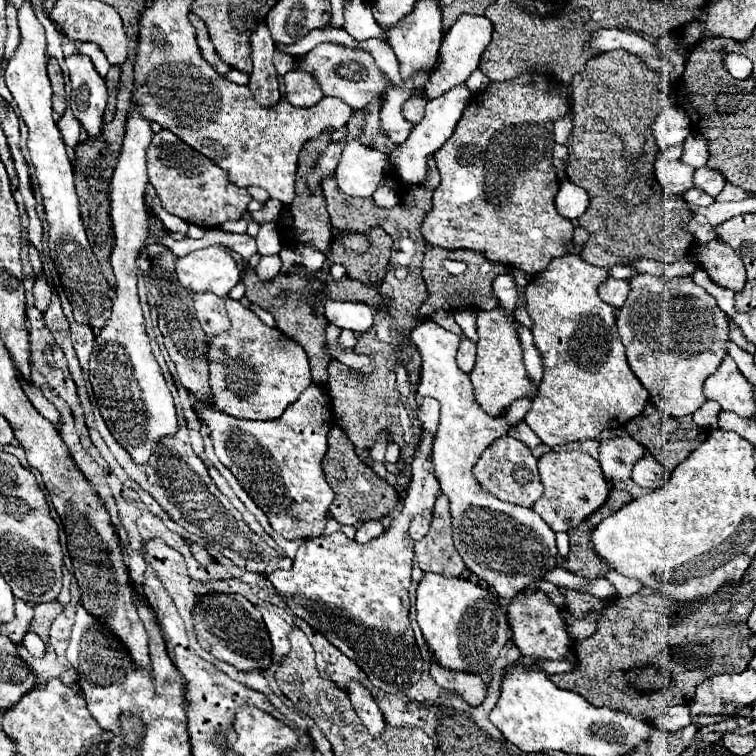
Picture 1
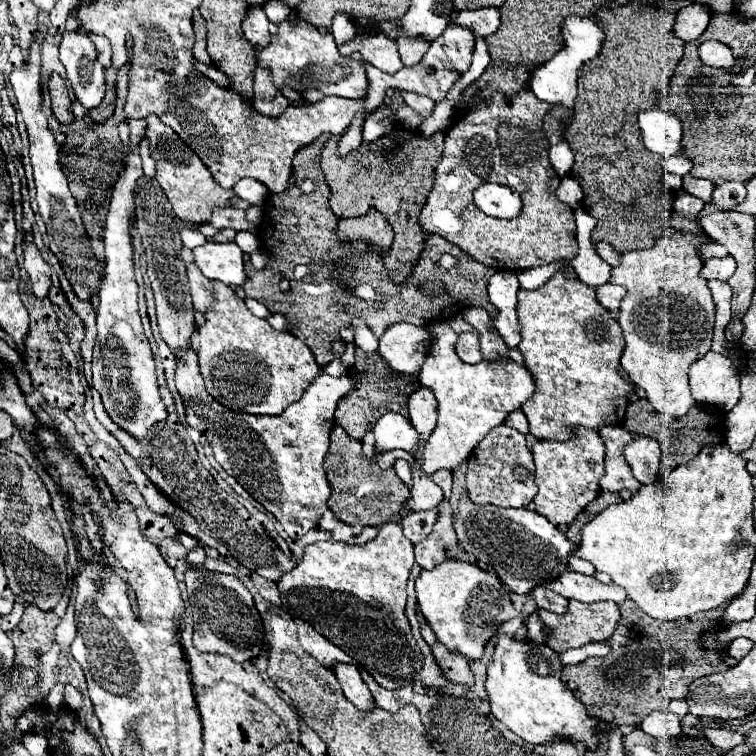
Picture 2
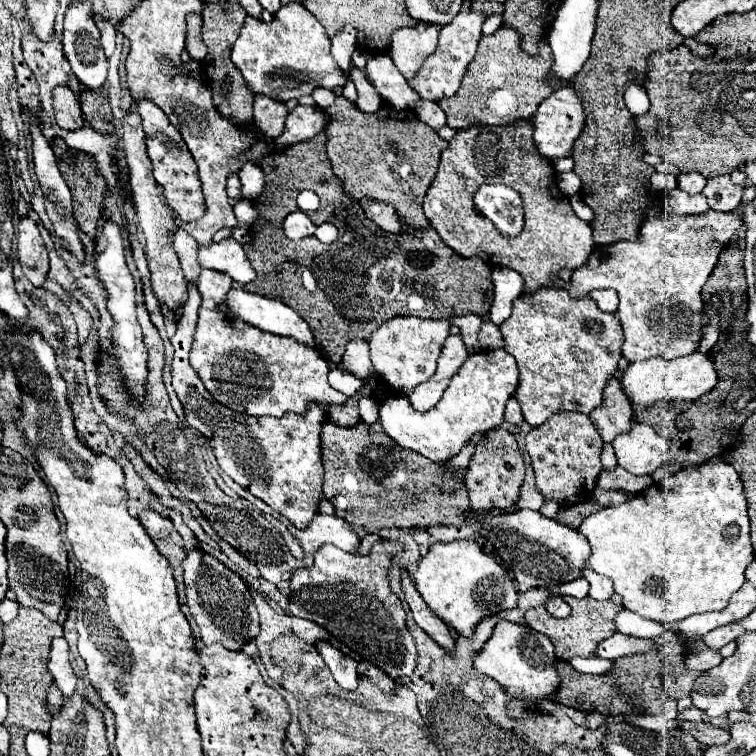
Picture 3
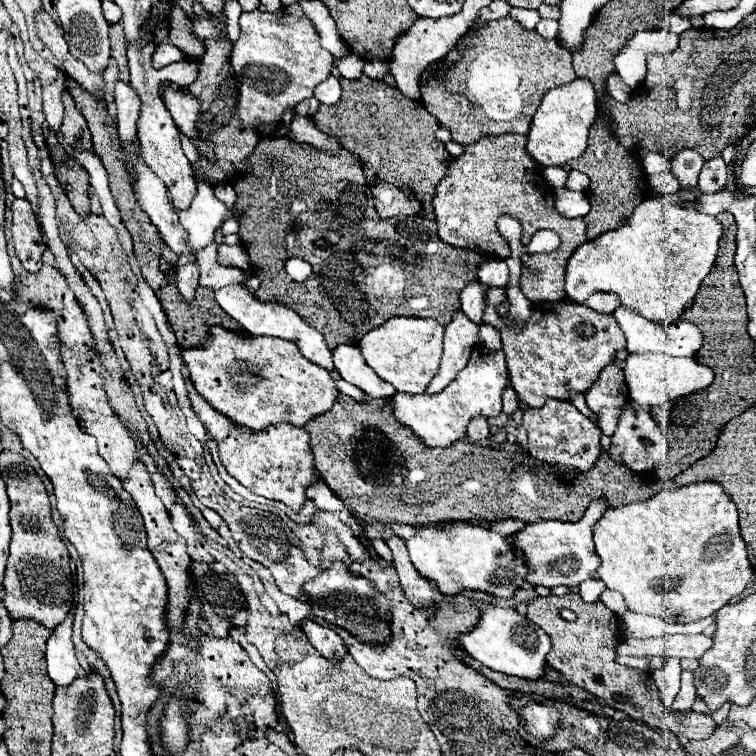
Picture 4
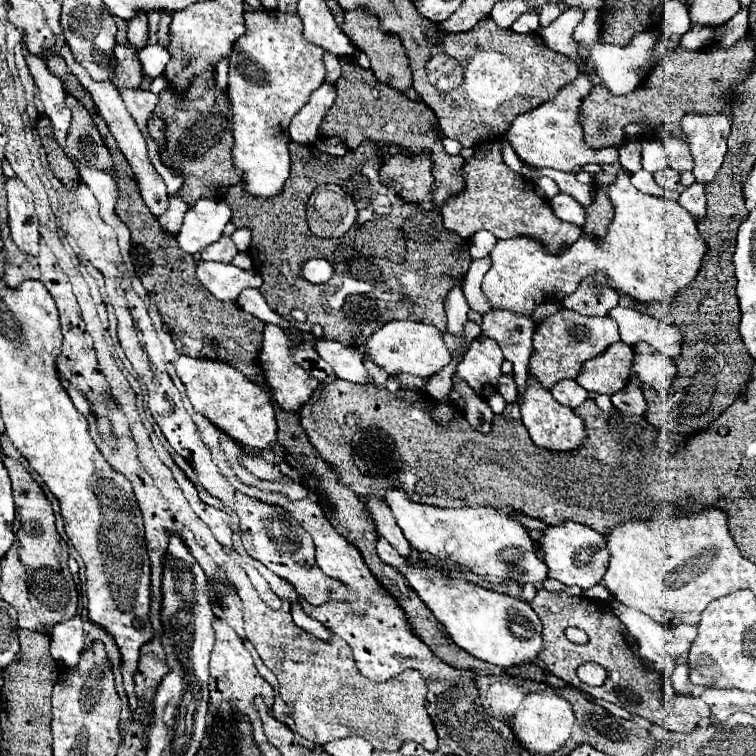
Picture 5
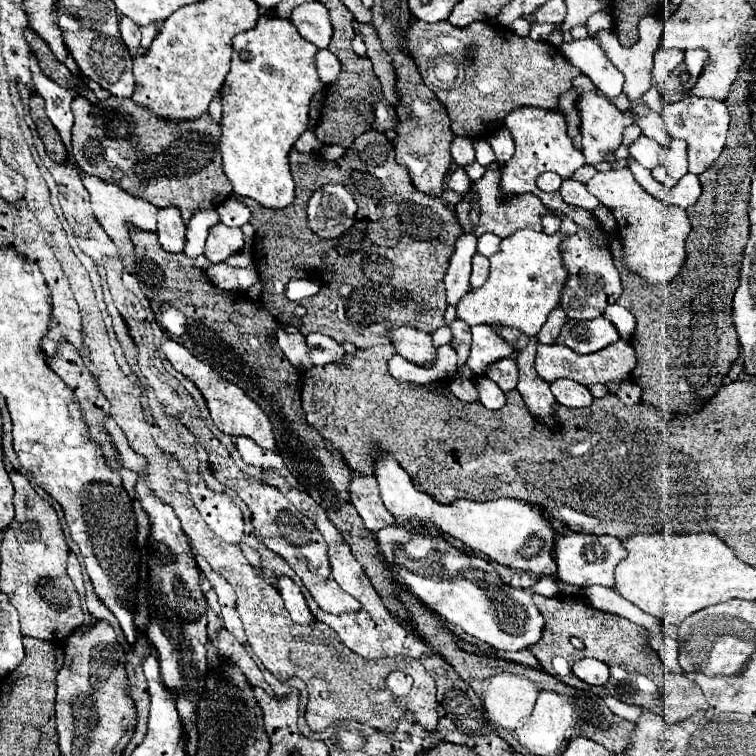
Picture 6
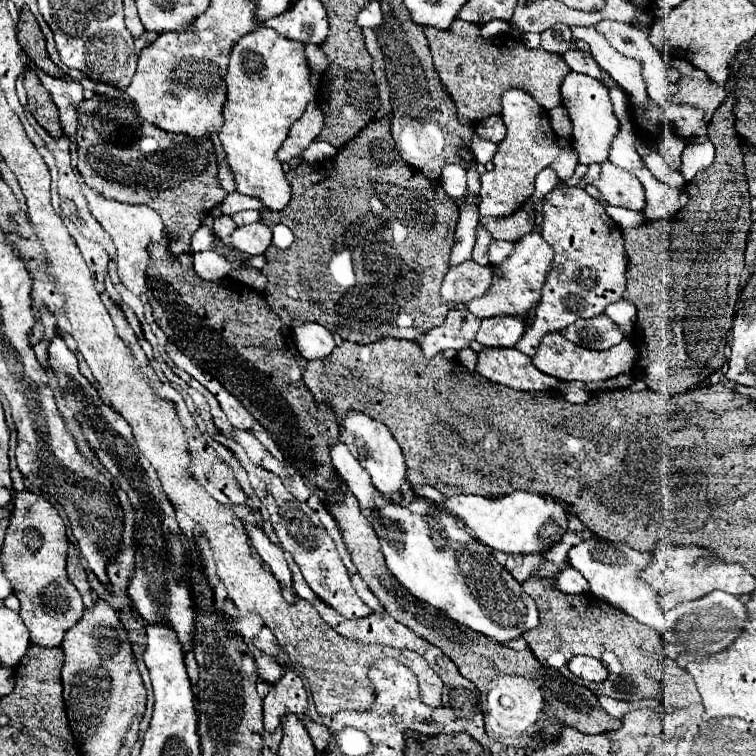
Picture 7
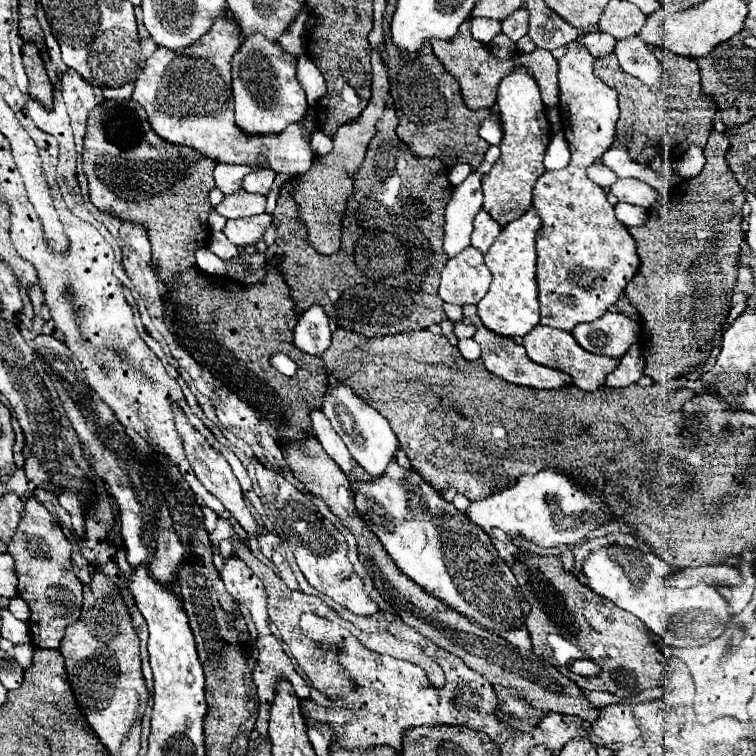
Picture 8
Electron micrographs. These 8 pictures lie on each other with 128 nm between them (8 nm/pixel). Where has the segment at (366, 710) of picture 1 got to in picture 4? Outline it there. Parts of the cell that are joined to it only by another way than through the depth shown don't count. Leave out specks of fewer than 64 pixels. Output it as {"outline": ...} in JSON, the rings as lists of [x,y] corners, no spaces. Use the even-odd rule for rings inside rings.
{"outline":[[[306,618],[302,622],[302,630],[308,636],[308,640],[312,642],[312,646],[328,660],[338,660],[342,658],[342,654],[346,652],[346,646],[342,642],[342,638],[336,638],[336,632],[332,628],[320,626],[314,620]]]}

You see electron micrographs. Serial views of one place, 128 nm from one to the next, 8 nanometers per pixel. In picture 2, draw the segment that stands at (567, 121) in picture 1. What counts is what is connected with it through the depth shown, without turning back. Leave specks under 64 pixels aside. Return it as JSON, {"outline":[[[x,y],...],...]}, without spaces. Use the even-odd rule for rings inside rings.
{"outline":[[[572,14],[566,16],[566,20],[562,22],[562,48],[560,52],[556,52],[548,62],[540,64],[534,72],[532,72],[532,80],[530,80],[530,88],[534,92],[536,98],[550,102],[550,104],[564,104],[570,110],[572,116],[572,106],[574,106],[574,98],[576,98],[576,78],[578,78],[578,68],[586,62],[592,60],[594,56],[598,56],[600,48],[602,48],[602,40],[604,40],[604,32],[602,28],[588,16],[580,16],[580,14]]]}

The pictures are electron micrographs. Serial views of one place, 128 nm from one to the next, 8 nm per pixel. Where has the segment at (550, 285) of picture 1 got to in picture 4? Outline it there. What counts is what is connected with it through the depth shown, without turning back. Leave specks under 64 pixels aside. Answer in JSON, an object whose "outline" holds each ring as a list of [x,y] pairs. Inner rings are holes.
{"outline":[[[490,286],[487,287],[486,296],[488,306],[482,322],[500,332],[512,388],[516,390],[520,402],[524,402],[528,408],[538,408],[548,398],[568,400],[572,390],[588,390],[598,378],[600,370],[614,360],[614,352],[626,348],[624,334],[612,314],[598,314],[580,304],[538,302],[534,304],[534,314],[526,326],[512,328],[496,311],[497,306],[506,300],[506,291]]]}

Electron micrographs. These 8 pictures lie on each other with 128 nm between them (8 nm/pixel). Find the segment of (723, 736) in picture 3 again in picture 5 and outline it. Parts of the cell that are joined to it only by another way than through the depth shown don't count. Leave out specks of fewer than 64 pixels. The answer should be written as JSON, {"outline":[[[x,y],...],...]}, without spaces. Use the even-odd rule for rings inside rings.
{"outline":[[[542,588],[542,590],[538,590],[538,594],[534,596],[534,600],[530,604],[544,626],[544,648],[542,648],[538,660],[546,666],[546,670],[550,670],[558,678],[562,678],[566,684],[570,684],[586,694],[592,694],[592,698],[602,698],[616,706],[622,706],[628,712],[634,712],[634,714],[646,718],[648,722],[662,724],[666,730],[674,730],[674,732],[692,732],[702,716],[710,716],[708,704],[694,694],[678,694],[676,692],[674,698],[668,702],[662,698],[662,676],[658,674],[658,670],[654,670],[652,662],[642,660],[642,656],[638,654],[638,648],[632,646],[632,640],[626,634],[624,624],[612,612],[608,602],[588,600],[582,596],[570,598],[564,594],[552,594]],[[568,626],[576,626],[576,628],[584,630],[588,634],[588,644],[578,646],[578,644],[568,642],[568,638],[564,636]],[[582,662],[596,662],[606,668],[608,678],[602,688],[588,688],[588,684],[578,680],[576,668]]]}

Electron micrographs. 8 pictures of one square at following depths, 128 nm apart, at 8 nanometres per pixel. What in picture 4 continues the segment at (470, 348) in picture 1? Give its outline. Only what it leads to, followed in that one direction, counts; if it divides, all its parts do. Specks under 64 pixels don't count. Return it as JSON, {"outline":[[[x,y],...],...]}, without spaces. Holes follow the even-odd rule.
{"outline":[[[472,280],[460,294],[460,302],[462,302],[462,312],[474,320],[476,324],[482,324],[482,314],[486,310],[486,296],[484,296],[484,288],[478,280]]]}

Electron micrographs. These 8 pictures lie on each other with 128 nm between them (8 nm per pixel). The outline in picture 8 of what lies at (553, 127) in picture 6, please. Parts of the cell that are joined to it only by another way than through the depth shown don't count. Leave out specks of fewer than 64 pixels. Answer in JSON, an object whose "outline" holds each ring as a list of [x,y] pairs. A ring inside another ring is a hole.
{"outline":[[[516,66],[510,76],[502,78],[498,88],[498,106],[504,124],[504,138],[500,144],[500,158],[492,166],[490,174],[482,180],[484,190],[484,210],[500,224],[508,224],[520,218],[528,208],[532,208],[532,188],[546,172],[542,160],[550,144],[550,122],[546,118],[546,106],[540,98],[538,84],[534,76],[524,66]]]}

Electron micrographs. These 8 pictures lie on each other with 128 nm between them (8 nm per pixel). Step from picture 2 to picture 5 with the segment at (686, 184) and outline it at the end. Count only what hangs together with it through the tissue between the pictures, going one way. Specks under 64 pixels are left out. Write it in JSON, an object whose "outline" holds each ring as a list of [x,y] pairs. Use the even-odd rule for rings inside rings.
{"outline":[[[662,136],[660,140],[662,140],[664,148],[666,148],[668,164],[670,164],[674,170],[678,170],[678,172],[682,172],[682,170],[692,170],[692,164],[694,164],[694,162],[692,162],[690,150],[688,150],[688,146],[686,146],[684,142],[680,142],[680,140],[674,138],[674,136]]]}

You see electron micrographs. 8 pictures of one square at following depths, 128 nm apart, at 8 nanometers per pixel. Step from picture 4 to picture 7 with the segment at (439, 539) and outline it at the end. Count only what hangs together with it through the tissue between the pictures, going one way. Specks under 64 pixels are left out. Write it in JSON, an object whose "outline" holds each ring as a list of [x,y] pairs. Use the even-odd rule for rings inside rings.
{"outline":[[[348,410],[346,416],[340,420],[340,440],[348,446],[352,456],[366,468],[376,488],[384,488],[384,492],[394,492],[394,500],[400,494],[408,494],[408,492],[418,494],[418,490],[406,484],[406,464],[404,464],[402,450],[396,444],[392,432],[384,428],[384,424],[380,424],[378,420],[372,420],[364,412]],[[420,486],[420,496],[428,498],[440,508],[450,510],[460,516],[472,536],[482,544],[508,554],[534,554],[546,552],[560,542],[560,536],[568,530],[568,510],[550,496],[540,496],[528,490],[516,490],[502,498],[484,498],[484,496],[456,496],[444,498],[440,492],[428,486]]]}

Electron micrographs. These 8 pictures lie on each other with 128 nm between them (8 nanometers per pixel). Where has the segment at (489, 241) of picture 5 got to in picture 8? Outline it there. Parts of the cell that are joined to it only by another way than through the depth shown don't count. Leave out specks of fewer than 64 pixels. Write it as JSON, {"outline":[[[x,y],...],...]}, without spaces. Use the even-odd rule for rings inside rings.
{"outline":[[[558,132],[558,134],[552,136],[552,142],[546,150],[544,166],[546,166],[546,170],[560,170],[568,162],[570,162],[570,150],[568,150],[568,144],[566,144],[562,132]],[[530,208],[518,220],[506,224],[494,244],[488,248],[484,260],[492,272],[492,284],[486,296],[476,304],[478,314],[486,328],[502,336],[526,336],[540,320],[538,284],[536,284],[536,230],[540,228],[540,218],[534,208]]]}

